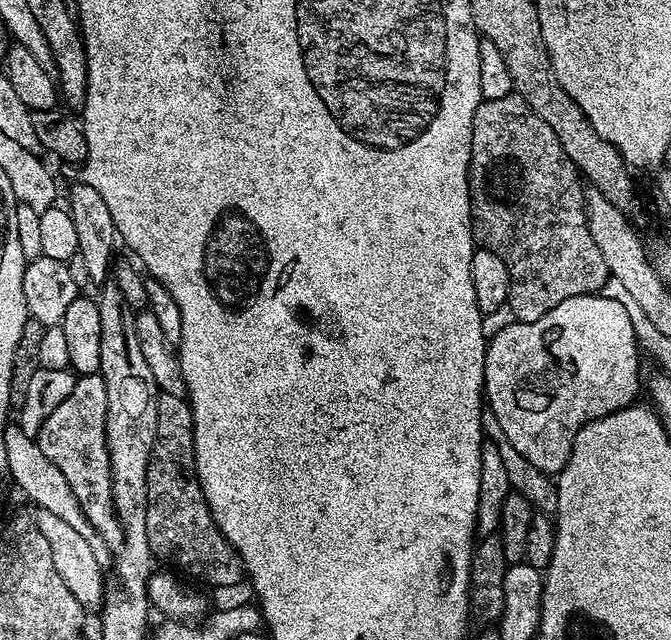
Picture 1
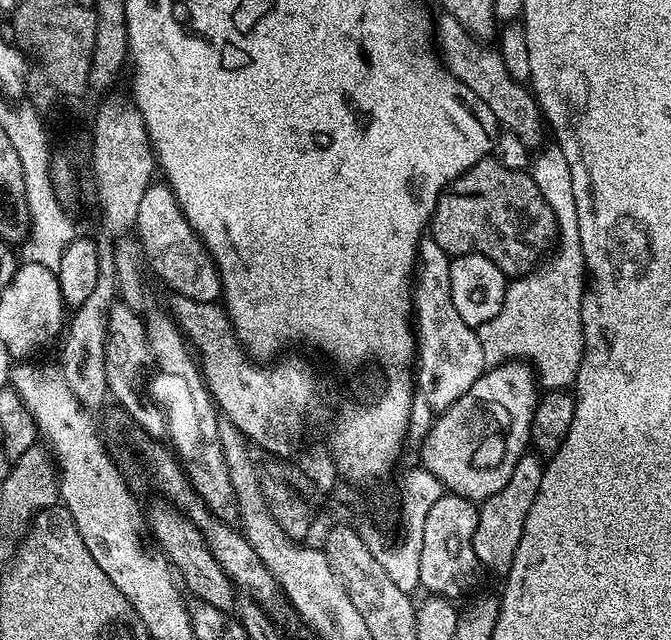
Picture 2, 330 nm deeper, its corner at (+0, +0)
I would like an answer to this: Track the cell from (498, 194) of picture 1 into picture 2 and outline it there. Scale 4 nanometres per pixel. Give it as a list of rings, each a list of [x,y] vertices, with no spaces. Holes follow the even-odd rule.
[[[485,158],[470,166],[470,170],[462,173],[436,199],[430,237],[452,258],[477,252],[490,258],[490,262],[494,262],[494,266],[498,266],[505,277],[517,278],[527,275],[549,255],[550,249],[557,243],[558,229],[554,212],[527,171],[515,172],[494,158]]]

